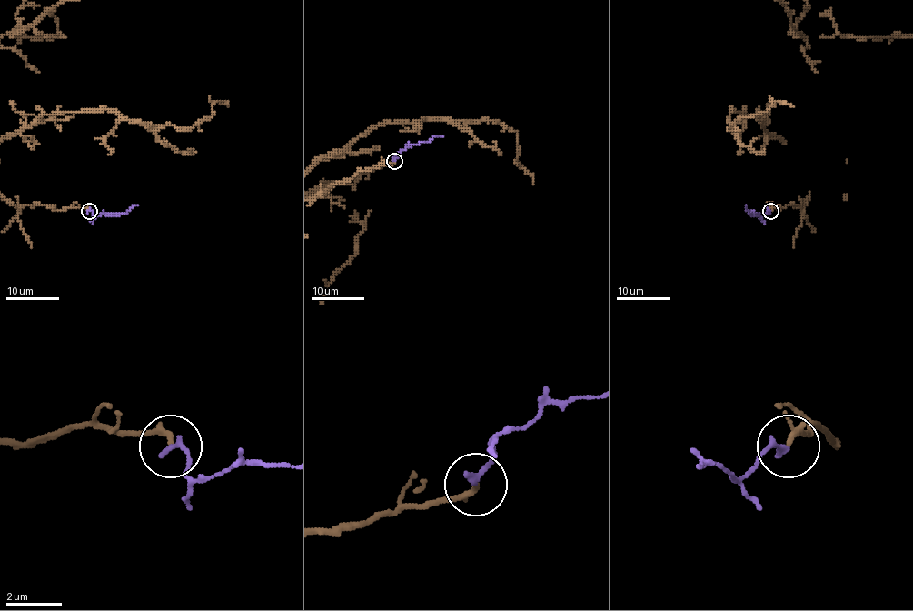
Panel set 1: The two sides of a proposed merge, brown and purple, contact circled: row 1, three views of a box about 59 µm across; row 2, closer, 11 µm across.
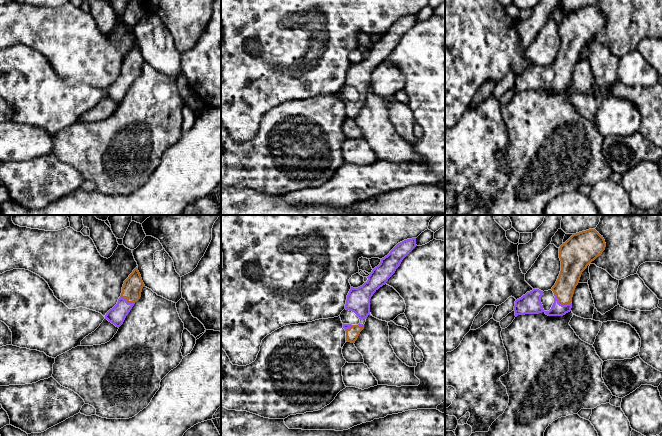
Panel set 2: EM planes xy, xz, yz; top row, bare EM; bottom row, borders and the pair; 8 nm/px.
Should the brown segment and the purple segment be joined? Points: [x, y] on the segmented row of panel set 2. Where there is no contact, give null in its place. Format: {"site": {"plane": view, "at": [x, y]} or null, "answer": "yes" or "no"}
{"site": {"plane": "yz", "at": [559, 302]}, "answer": "yes"}

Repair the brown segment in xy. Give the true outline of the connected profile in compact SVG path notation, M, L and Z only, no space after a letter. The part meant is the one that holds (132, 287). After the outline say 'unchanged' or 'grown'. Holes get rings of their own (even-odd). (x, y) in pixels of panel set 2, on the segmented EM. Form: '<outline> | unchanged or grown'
M136 267L124 281L121 296L117 304L106 313L105 319L119 328L134 304L140 299L143 287L145 285Z | grown

